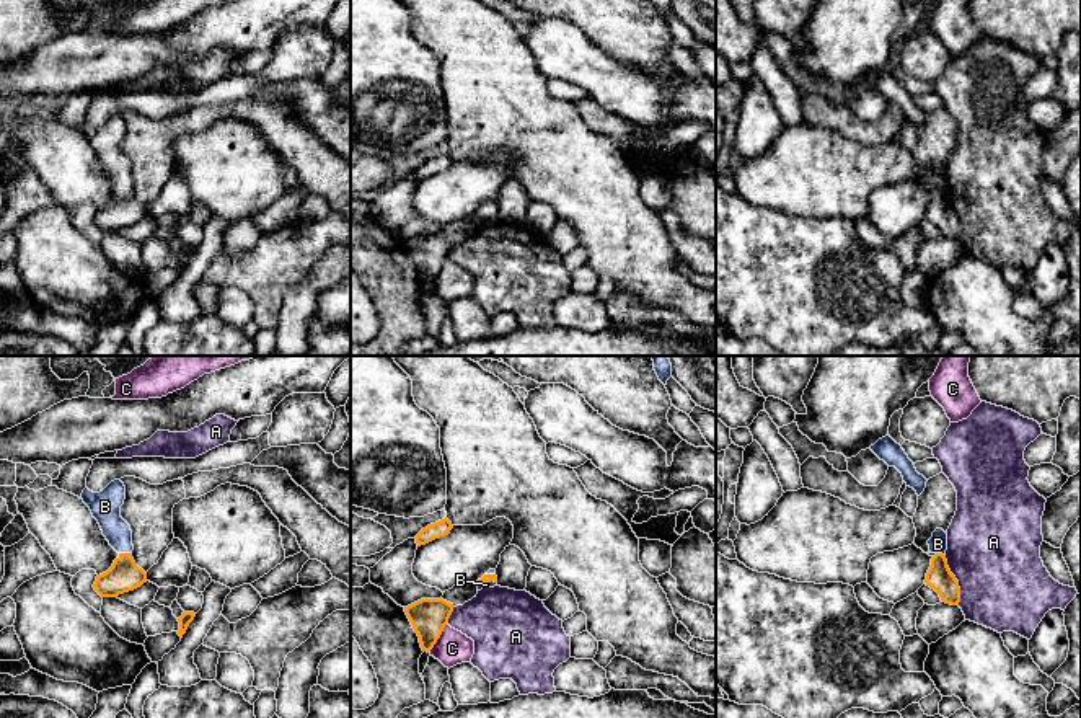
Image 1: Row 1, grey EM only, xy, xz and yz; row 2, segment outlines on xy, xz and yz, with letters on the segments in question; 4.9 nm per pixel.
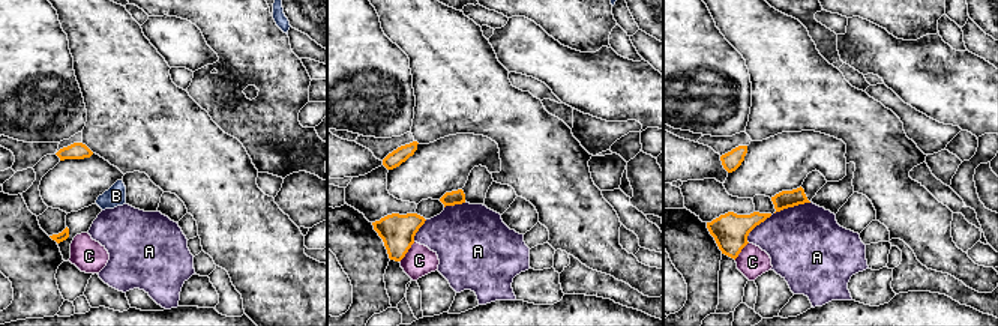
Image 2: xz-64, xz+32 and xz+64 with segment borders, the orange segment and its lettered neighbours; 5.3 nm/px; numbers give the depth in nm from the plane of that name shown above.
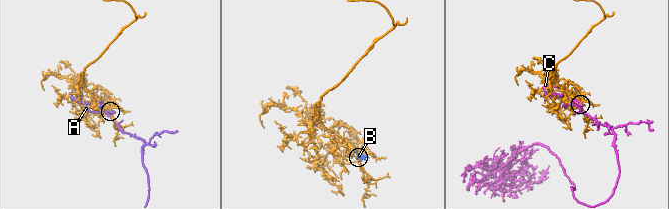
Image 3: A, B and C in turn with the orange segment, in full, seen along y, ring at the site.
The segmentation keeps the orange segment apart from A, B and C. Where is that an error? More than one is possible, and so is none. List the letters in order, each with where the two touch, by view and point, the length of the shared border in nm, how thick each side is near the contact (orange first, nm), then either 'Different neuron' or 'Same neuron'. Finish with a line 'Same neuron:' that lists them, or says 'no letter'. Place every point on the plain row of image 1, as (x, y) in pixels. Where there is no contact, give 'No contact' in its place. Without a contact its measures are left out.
A: Touches orange at yz (956, 214). Shared border 260 nm. Thickness 130 nm (orange) against 460 nm. Different neuron
B: Touches orange at xy (124, 188). Shared border 60 nm. Thickness 160 nm (orange) against 140 nm. Same neuron
C: Touches orange at xz (439, 271). Shared border 170 nm. Thickness 180 nm (orange) against 170 nm. Different neuron
Same neuron: B

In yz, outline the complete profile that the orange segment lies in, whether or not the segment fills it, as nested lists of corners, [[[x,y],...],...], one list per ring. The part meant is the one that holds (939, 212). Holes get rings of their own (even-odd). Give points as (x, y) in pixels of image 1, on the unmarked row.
[[[936,163],[933,171],[928,175],[929,186],[934,189],[931,193],[931,201],[926,207],[926,220],[934,224],[941,235],[951,240],[959,240],[960,222],[955,211],[951,207],[946,194],[947,184],[947,168],[942,163]]]

